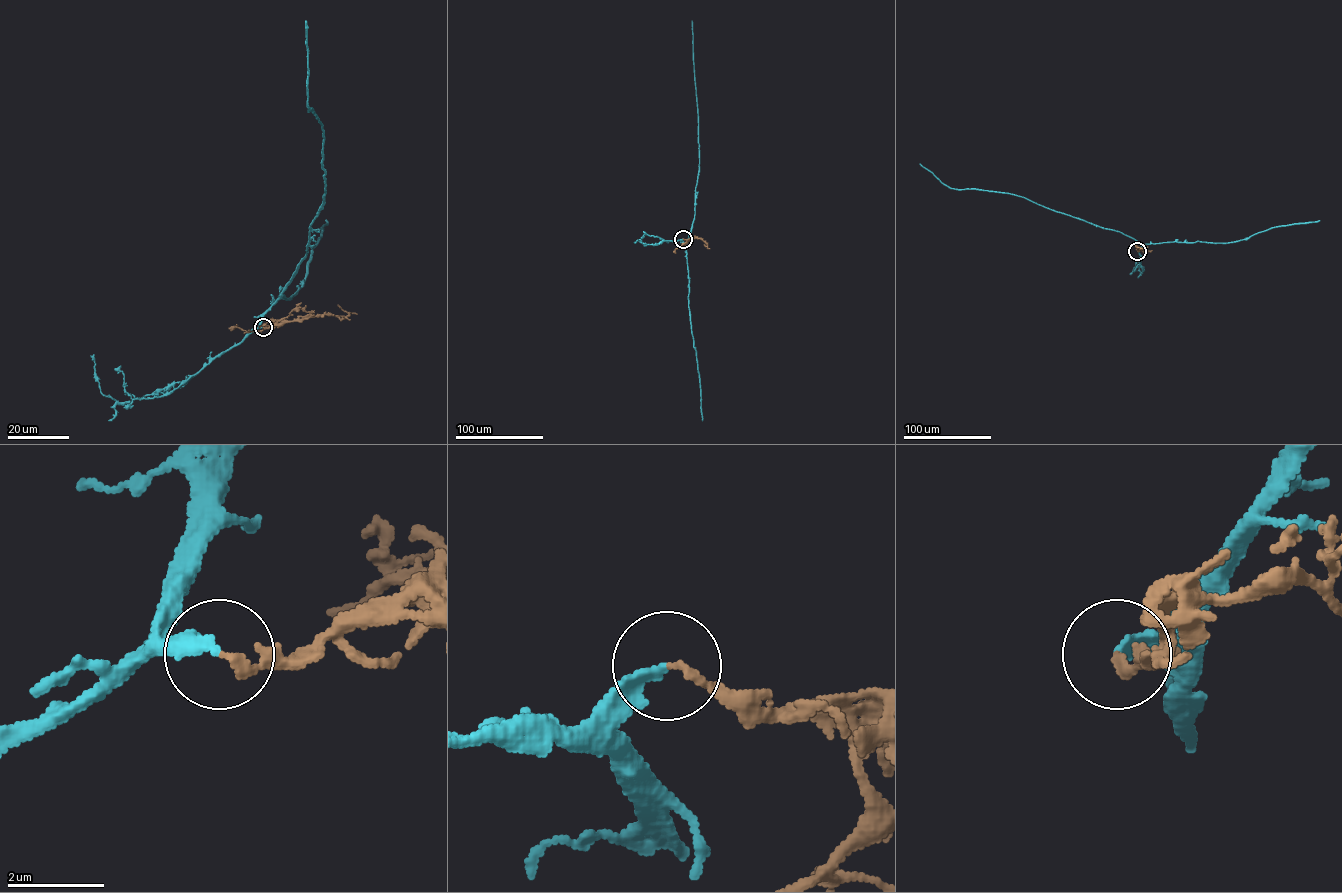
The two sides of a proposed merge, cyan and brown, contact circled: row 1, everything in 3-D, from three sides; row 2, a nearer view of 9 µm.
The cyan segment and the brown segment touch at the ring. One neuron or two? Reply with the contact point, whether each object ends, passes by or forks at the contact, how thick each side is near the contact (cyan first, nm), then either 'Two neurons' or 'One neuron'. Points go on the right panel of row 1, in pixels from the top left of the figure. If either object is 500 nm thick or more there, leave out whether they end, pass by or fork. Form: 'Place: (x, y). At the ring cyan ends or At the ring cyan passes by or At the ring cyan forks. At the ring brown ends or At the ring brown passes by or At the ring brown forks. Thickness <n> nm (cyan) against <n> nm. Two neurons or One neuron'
Place: (1137, 251). At the ring cyan ends. At the ring brown ends. Thickness 200 nm (cyan) against 160 nm. One neuron

